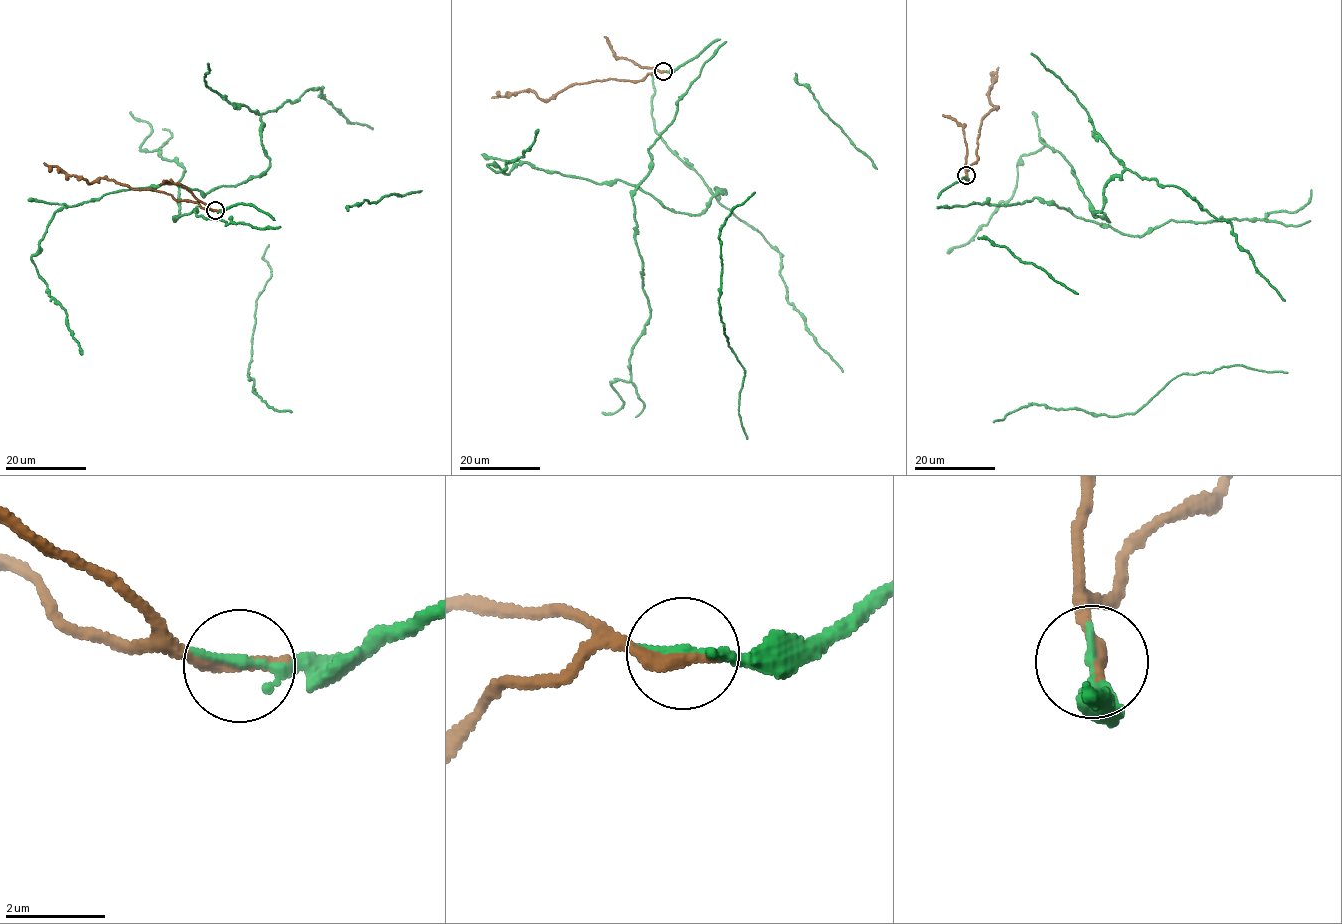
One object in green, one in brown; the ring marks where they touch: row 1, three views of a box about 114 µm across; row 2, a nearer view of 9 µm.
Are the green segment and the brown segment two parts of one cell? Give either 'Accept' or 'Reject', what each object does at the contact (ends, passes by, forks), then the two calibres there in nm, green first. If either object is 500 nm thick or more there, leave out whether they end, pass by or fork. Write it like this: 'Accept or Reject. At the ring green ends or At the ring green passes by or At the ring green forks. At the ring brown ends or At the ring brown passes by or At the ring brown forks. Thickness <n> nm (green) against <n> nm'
Accept. At the ring green ends. At the ring brown ends. Thickness 240 nm (green) against 360 nm

